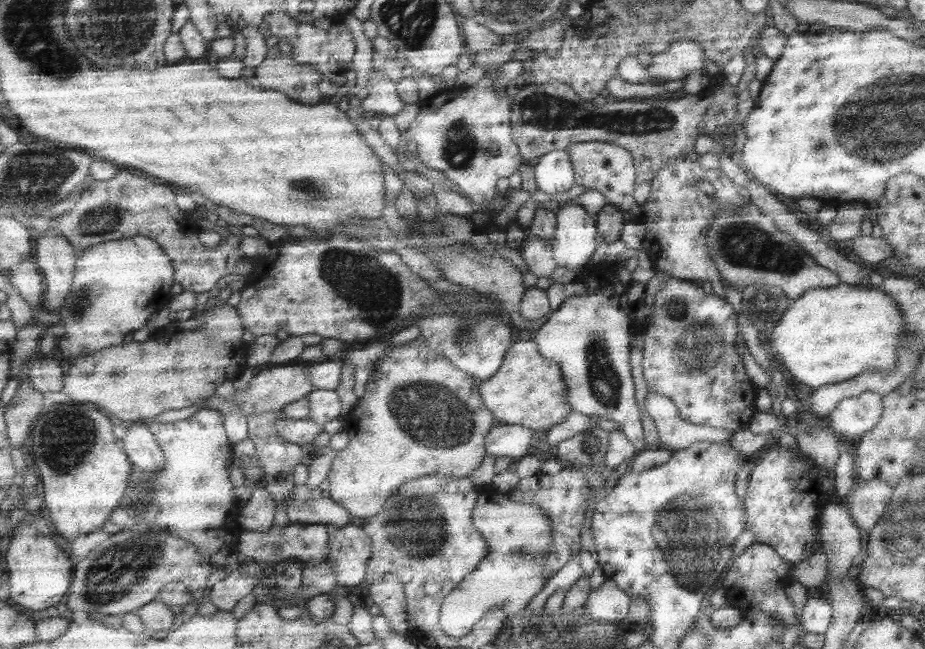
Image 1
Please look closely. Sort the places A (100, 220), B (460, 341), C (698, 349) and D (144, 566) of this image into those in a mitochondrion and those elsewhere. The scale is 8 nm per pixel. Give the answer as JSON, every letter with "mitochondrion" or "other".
{"A":"mitochondrion","B":"mitochondrion","C":"mitochondrion","D":"other"}

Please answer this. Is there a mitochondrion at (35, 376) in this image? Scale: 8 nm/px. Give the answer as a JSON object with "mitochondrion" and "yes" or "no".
{"mitochondrion":"no"}

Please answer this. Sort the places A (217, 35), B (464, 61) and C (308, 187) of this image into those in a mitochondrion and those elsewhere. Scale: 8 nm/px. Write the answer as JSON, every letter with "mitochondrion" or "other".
{"A":"other","B":"other","C":"mitochondrion"}

